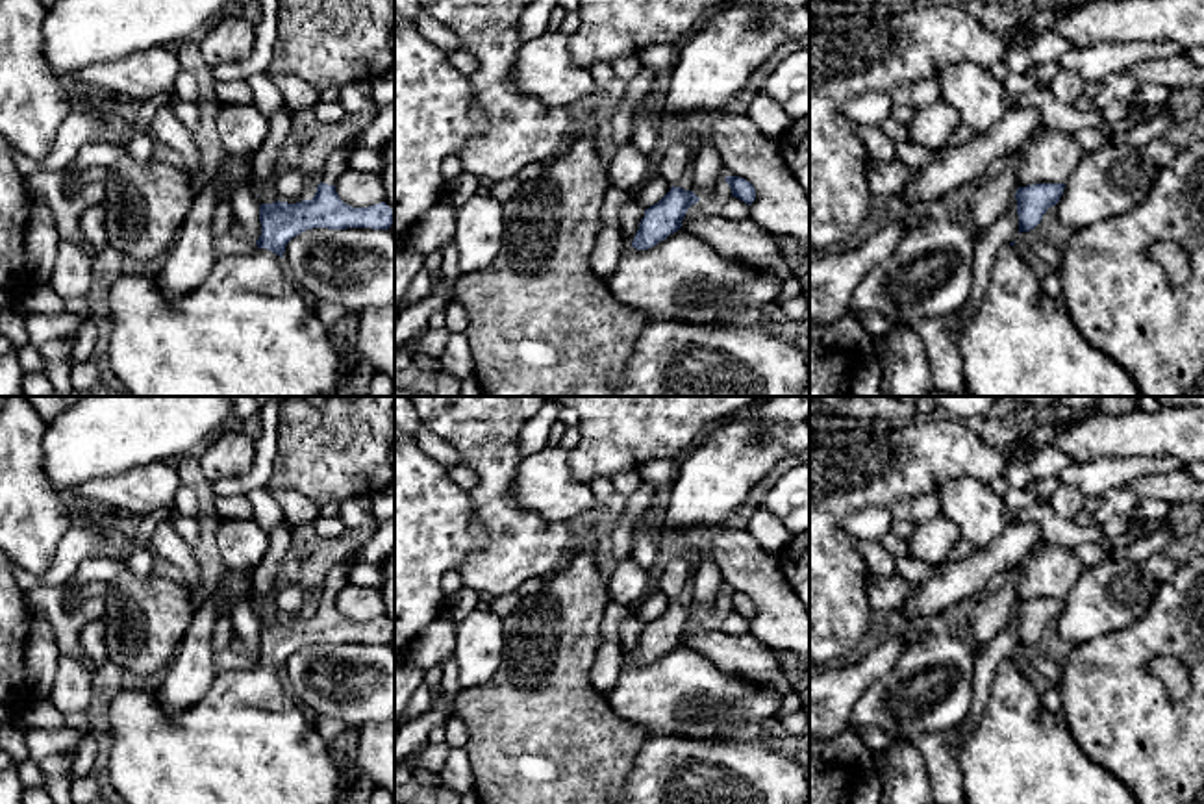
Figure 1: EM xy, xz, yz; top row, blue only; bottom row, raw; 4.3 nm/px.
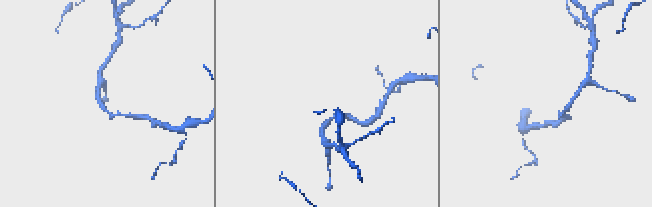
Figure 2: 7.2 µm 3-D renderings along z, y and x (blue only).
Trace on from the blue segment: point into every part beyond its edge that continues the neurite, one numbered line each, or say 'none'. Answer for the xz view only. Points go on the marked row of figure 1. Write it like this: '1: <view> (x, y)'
none

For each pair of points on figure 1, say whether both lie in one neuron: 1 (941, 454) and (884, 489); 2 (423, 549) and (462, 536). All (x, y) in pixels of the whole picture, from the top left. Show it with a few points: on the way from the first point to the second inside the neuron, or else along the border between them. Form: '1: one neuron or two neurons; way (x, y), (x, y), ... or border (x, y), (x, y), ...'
1: one neuron; way (927, 456), (899, 480)
2: one neuron; way (432, 540), (452, 538)

